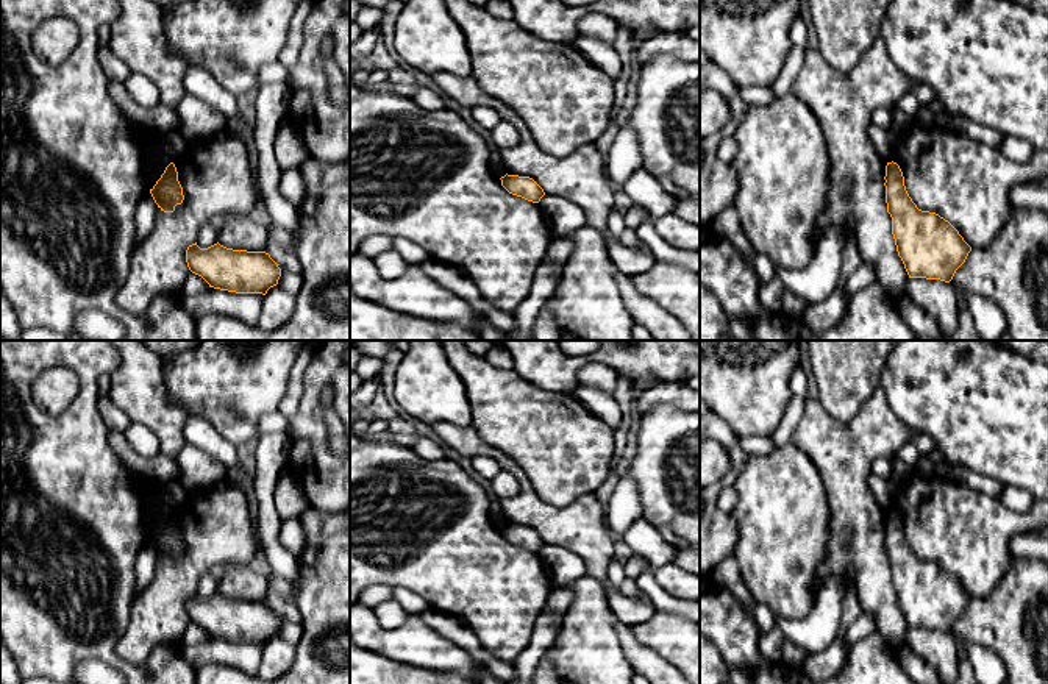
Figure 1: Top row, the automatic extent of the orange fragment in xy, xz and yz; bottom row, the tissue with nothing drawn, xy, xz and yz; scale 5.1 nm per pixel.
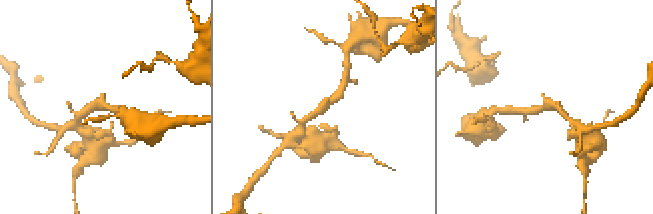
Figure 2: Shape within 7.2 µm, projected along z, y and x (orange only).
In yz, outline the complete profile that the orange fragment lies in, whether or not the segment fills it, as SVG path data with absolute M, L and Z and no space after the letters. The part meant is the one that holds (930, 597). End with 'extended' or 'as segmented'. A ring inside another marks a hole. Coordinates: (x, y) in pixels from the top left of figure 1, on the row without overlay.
M887 512L884 529L892 584L909 628L950 632L971 597L948 570L917 558L897 512Z; as segmented

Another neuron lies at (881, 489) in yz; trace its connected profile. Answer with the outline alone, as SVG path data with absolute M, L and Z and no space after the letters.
M870 472L867 476L867 486L873 497L876 498L878 504L892 512L895 506L895 490L889 481Z

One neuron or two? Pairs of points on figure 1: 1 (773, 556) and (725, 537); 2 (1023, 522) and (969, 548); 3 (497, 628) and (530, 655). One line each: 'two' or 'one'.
1: two
2: one
3: two

